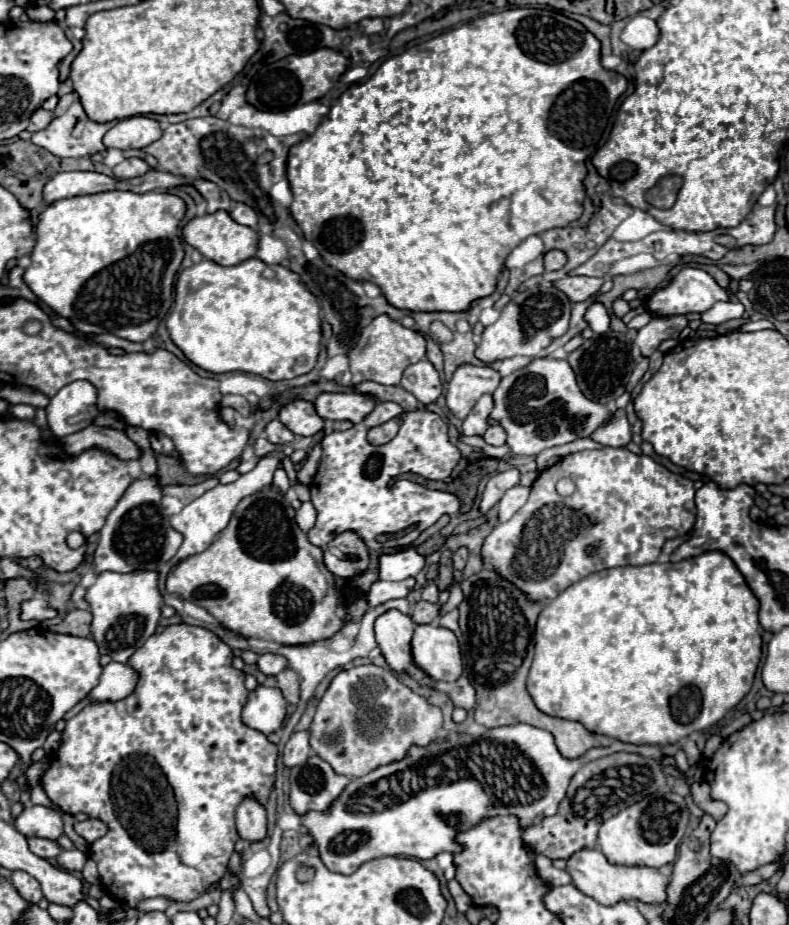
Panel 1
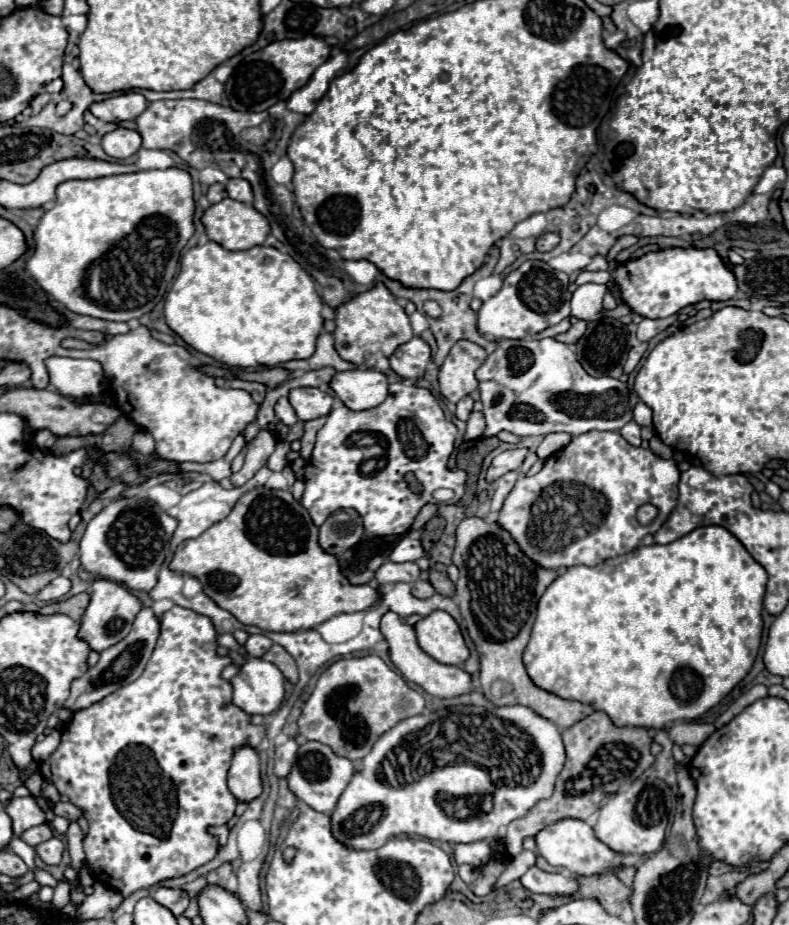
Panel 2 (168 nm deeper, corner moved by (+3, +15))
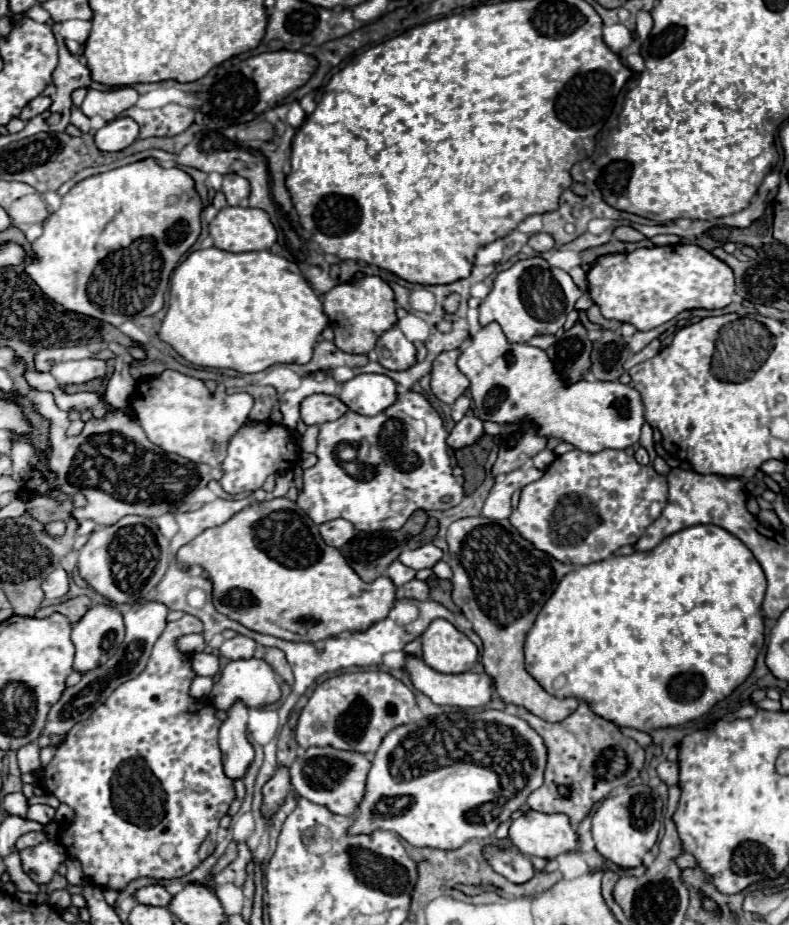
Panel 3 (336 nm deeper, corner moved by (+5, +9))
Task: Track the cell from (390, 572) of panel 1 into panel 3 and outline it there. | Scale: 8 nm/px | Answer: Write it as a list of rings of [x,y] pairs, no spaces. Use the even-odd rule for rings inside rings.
[[[425,544],[415,550],[405,550],[399,560],[405,566],[411,566],[413,570],[423,570],[423,568],[433,568],[439,560],[443,558],[443,550],[437,548],[435,544]]]

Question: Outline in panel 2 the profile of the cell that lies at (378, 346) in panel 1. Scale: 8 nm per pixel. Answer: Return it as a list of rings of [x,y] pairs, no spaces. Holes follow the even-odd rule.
[[[377,284],[373,290],[367,290],[351,298],[347,304],[339,306],[335,310],[335,324],[337,324],[335,328],[337,354],[347,362],[365,368],[373,368],[377,352],[389,358],[401,344],[405,344],[405,340],[413,338],[413,330],[407,314],[383,284]]]

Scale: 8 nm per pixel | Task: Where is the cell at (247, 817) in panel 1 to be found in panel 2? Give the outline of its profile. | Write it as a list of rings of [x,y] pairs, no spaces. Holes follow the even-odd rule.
[[[243,746],[235,752],[231,770],[229,770],[229,790],[239,802],[253,802],[261,796],[261,774],[259,774],[259,756],[253,748]]]

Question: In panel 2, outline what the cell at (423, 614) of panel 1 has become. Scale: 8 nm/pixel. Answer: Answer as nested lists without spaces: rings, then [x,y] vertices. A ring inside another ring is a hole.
[[[417,580],[417,582],[413,584],[413,588],[411,588],[411,594],[413,594],[415,598],[429,598],[429,596],[435,594],[435,588],[433,588],[429,582]]]

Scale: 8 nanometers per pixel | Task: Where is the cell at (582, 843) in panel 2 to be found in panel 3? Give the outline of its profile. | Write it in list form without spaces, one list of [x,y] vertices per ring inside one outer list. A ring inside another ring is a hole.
[[[527,810],[511,822],[509,840],[525,856],[553,860],[563,852],[577,852],[577,834],[565,814],[539,814]]]

